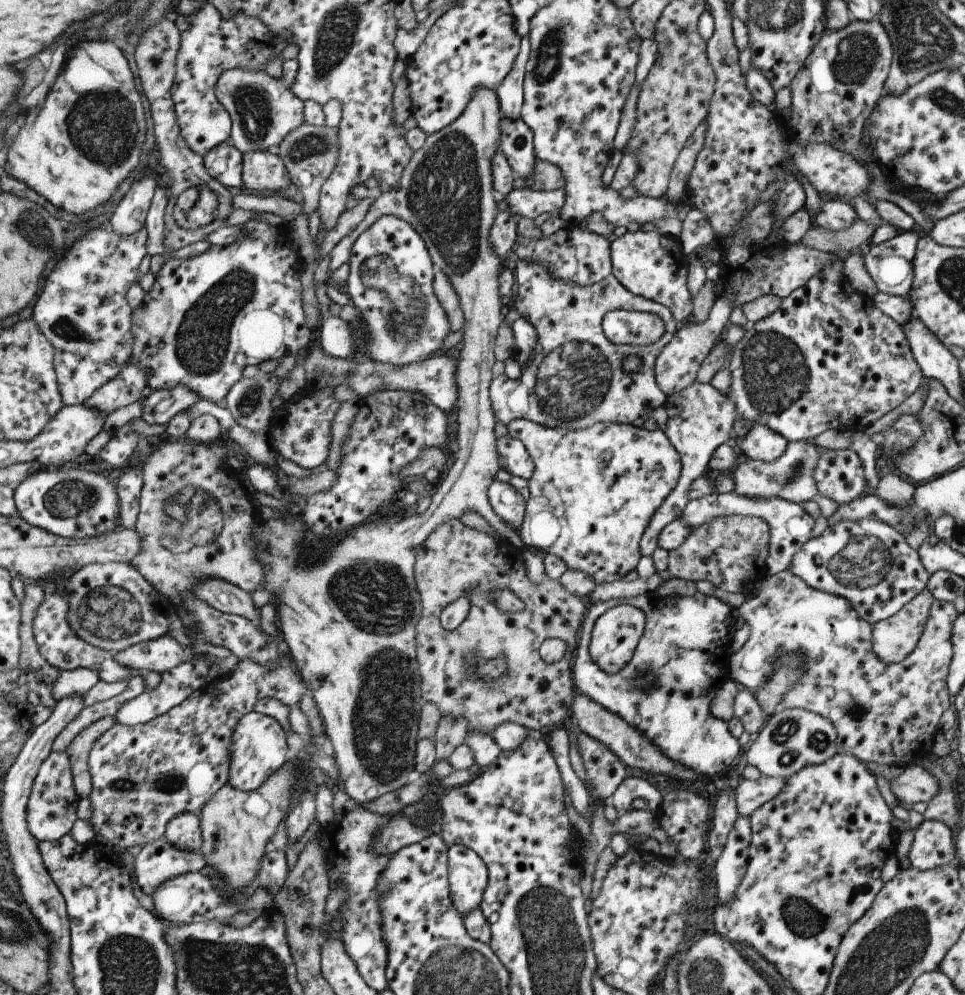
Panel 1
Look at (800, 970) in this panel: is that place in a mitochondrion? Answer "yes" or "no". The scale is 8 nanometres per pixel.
no

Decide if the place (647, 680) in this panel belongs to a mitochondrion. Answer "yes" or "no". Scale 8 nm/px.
yes

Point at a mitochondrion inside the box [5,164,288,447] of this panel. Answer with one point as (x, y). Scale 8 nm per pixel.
(202, 341)

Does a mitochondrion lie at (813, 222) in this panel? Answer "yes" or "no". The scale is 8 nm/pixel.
no

